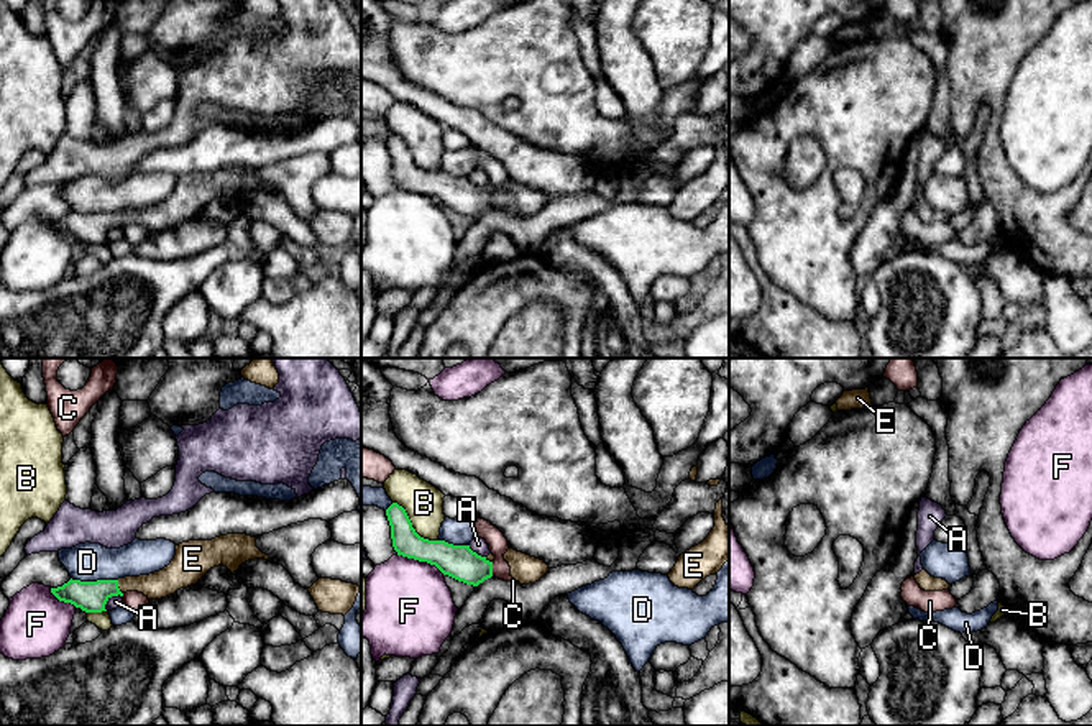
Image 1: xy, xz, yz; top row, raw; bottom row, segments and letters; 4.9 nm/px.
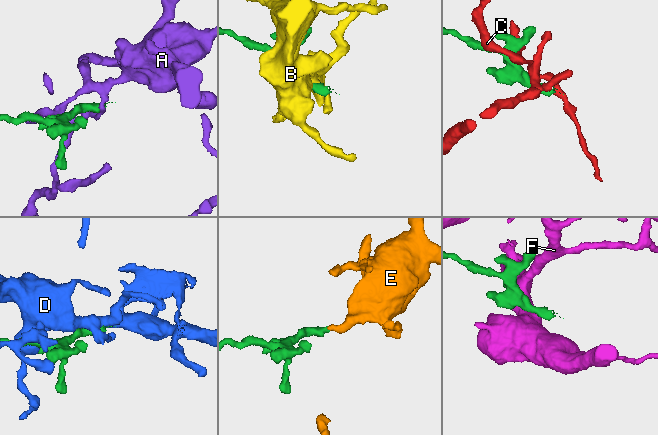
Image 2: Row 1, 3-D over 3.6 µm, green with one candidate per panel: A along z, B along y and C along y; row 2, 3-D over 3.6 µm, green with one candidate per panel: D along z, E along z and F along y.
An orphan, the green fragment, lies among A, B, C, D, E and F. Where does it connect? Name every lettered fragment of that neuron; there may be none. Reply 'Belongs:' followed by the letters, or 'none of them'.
Belongs: E

